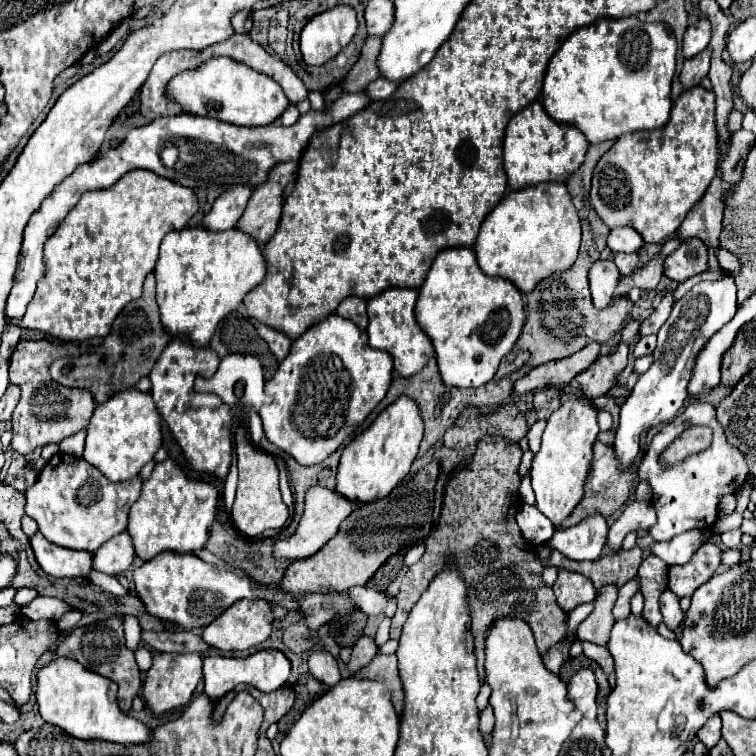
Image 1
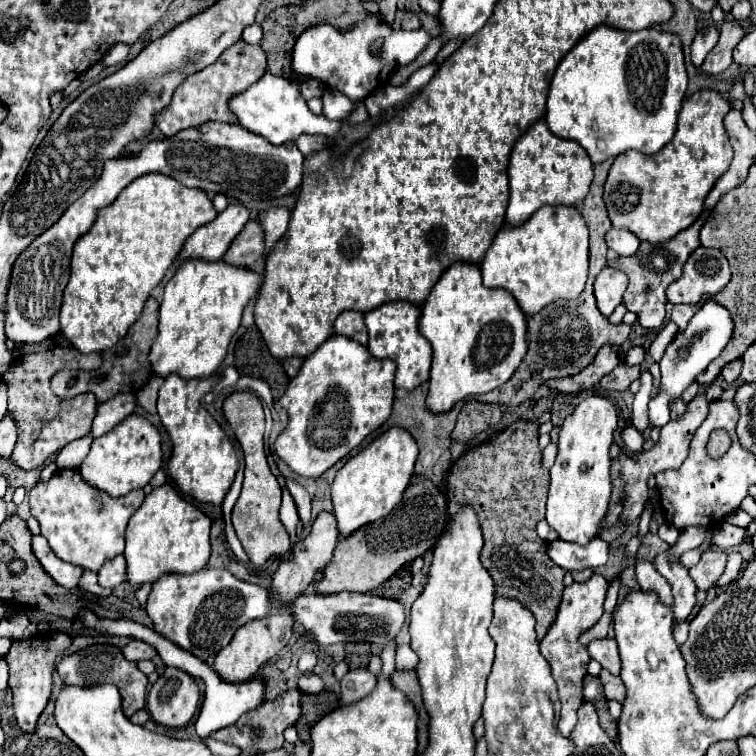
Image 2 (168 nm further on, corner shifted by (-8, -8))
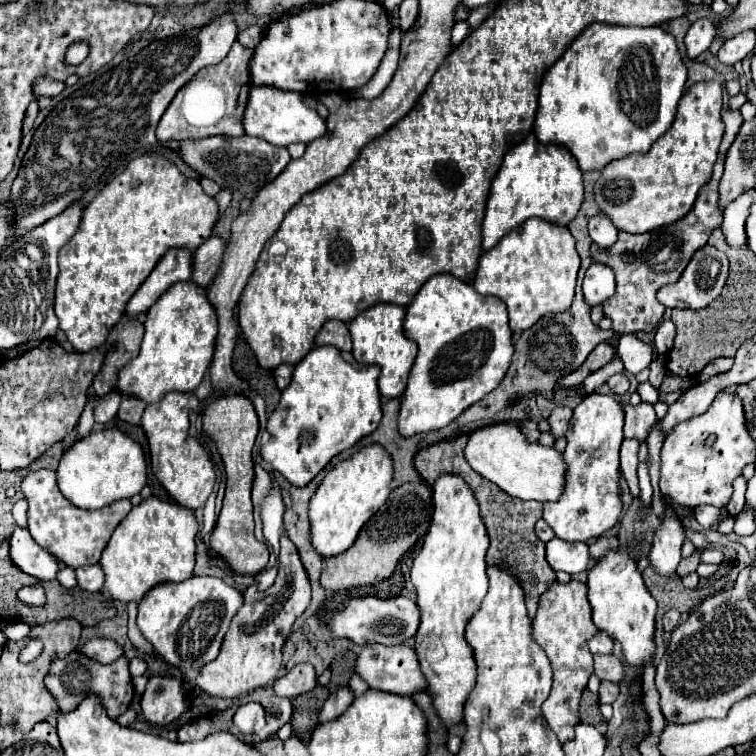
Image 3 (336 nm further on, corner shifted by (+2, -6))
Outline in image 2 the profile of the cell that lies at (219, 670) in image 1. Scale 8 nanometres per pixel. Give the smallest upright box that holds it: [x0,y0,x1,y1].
[78,611,264,739]

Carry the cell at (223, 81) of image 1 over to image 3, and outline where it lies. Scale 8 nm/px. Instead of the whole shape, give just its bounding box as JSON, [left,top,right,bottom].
[244,85,326,147]

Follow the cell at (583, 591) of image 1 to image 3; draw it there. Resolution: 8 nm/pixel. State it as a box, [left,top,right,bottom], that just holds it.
[532,581,598,743]

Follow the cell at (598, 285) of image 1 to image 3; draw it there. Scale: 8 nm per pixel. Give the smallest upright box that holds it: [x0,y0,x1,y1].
[582,263,616,307]

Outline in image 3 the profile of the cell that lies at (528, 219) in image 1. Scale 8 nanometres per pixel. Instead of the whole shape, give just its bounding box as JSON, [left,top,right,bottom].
[474,217,580,331]

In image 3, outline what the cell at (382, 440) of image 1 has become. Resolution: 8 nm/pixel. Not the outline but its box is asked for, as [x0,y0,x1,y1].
[310,445,394,557]

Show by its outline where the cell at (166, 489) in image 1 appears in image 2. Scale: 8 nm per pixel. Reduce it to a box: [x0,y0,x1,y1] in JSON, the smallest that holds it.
[126,485,210,587]

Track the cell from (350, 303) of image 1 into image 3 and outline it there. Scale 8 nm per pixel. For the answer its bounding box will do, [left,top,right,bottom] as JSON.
[316,319,352,351]

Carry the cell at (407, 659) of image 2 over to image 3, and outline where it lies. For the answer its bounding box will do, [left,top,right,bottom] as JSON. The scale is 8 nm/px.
[356,645,426,695]

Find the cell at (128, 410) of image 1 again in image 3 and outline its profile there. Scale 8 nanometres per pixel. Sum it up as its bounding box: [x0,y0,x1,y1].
[56,429,148,509]

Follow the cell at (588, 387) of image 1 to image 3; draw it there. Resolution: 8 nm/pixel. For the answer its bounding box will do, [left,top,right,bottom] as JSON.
[606,373,630,395]

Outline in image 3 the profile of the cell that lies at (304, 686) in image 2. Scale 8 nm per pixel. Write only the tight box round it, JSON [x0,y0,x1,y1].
[274,663,316,697]

